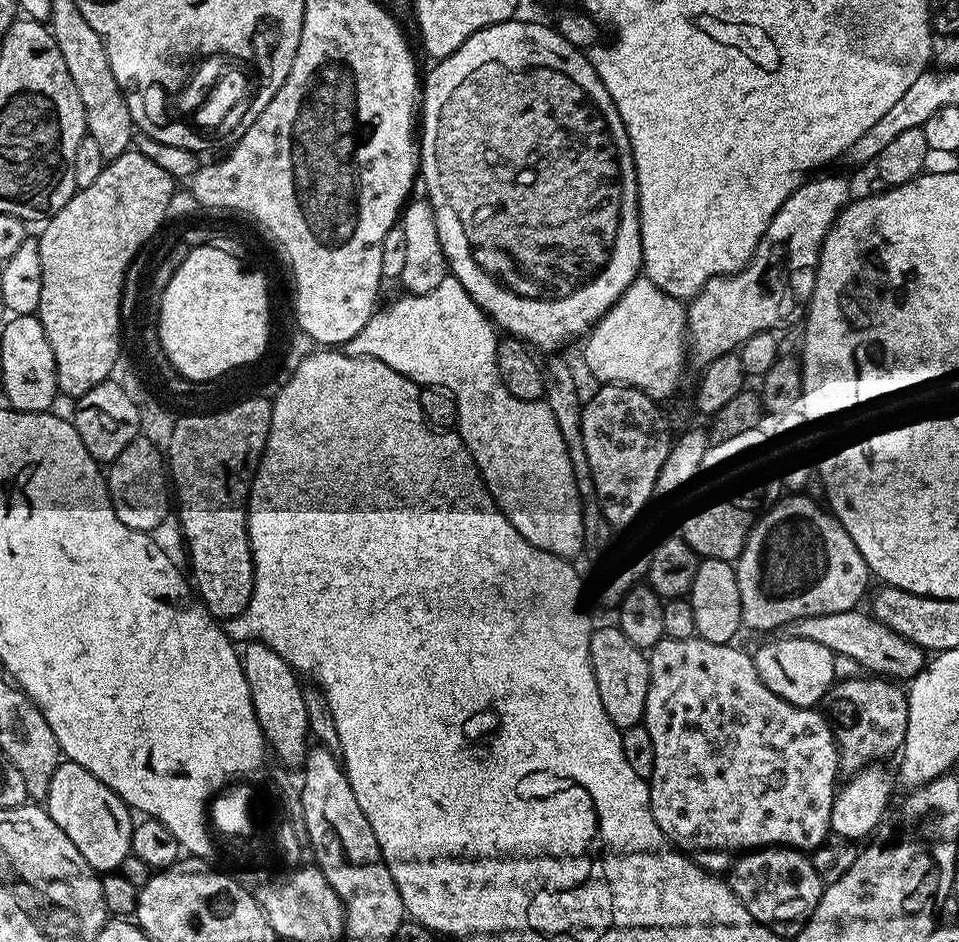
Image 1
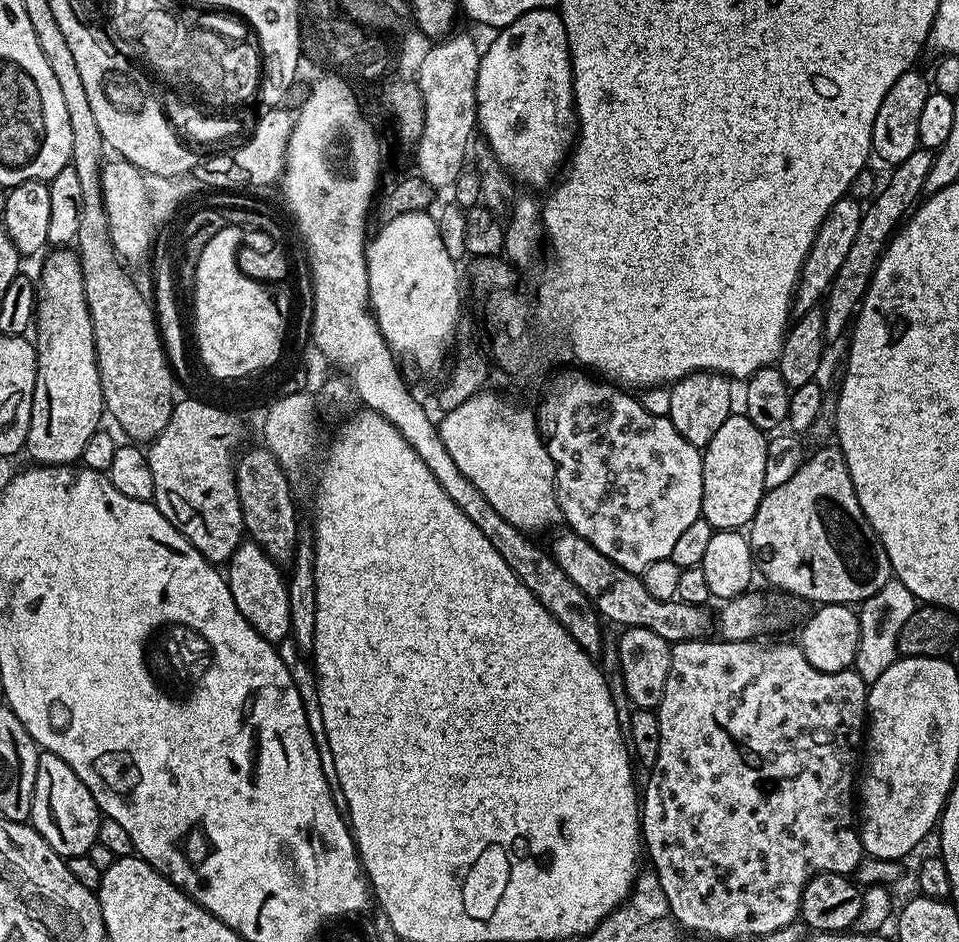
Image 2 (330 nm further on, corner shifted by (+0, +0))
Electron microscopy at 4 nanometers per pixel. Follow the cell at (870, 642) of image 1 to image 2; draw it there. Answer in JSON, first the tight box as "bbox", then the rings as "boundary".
{"bbox":[550,530,714,644],"boundary":[[[563,530],[552,540],[550,545],[550,553],[554,562],[562,568],[563,573],[575,586],[581,588],[582,593],[586,594],[586,598],[590,600],[598,613],[605,621],[613,620],[614,623],[620,624],[624,628],[645,628],[646,630],[654,630],[654,634],[658,634],[662,638],[666,638],[669,644],[677,644],[683,640],[703,640],[709,635],[708,627],[713,627],[714,616],[707,611],[709,610],[703,604],[687,604],[681,600],[659,600],[654,598],[654,594],[650,594],[650,590],[646,590],[643,579],[637,573],[630,570],[622,570],[622,566],[618,566],[618,562],[610,562],[610,558],[606,558],[606,554],[601,554],[599,550],[594,550],[594,546],[590,546],[590,542],[586,542],[586,538],[582,538],[578,533],[571,530]]]}

